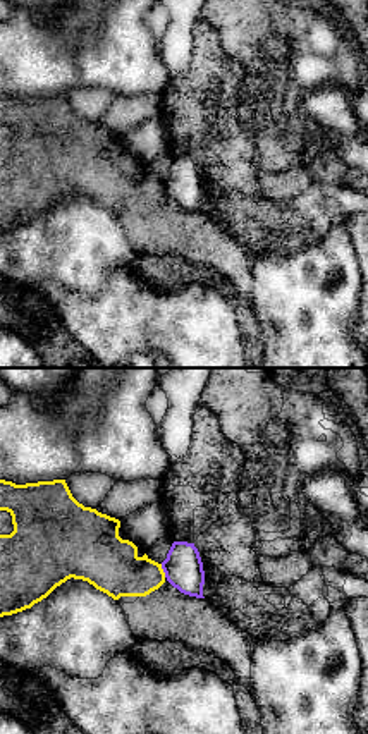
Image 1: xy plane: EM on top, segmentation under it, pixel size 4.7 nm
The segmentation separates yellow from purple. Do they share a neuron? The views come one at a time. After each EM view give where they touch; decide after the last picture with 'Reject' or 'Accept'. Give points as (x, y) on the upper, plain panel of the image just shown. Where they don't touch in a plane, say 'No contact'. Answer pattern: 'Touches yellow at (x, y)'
Touches yellow at (162, 186)

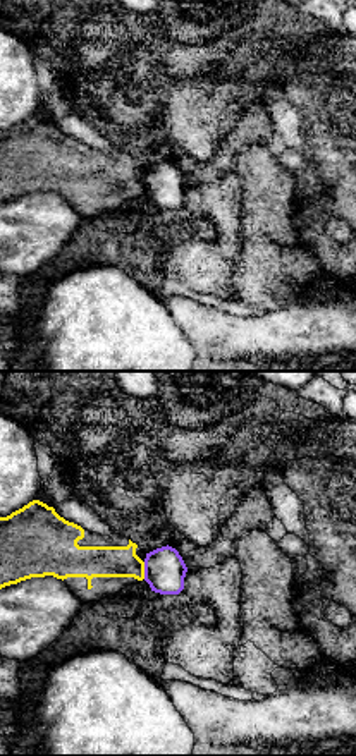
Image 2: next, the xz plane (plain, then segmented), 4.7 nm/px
Touches yellow at (143, 186)

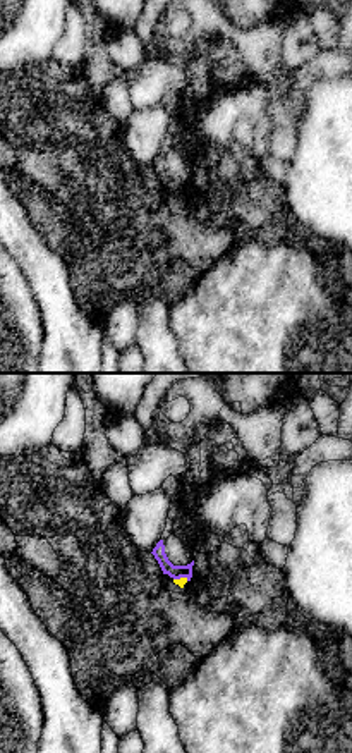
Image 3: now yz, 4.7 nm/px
Touches yellow at (181, 193)

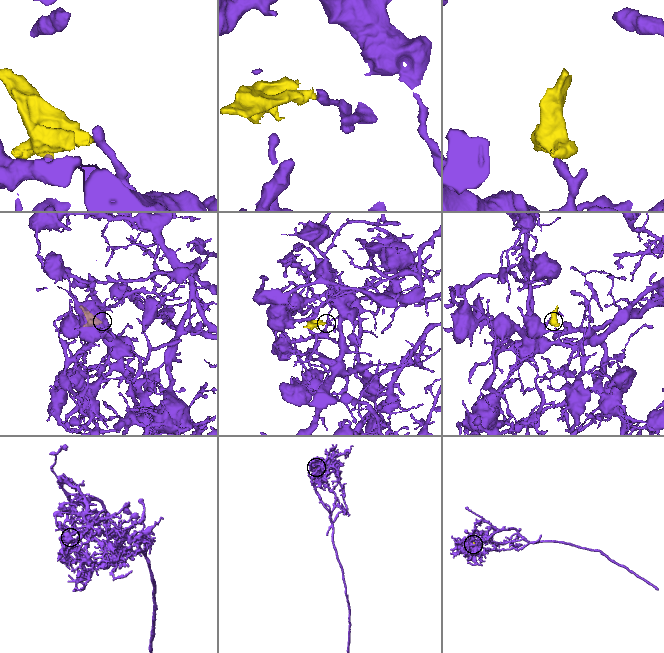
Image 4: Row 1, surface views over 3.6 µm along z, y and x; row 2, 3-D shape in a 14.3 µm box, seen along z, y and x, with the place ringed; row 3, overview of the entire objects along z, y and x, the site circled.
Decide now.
Reject

